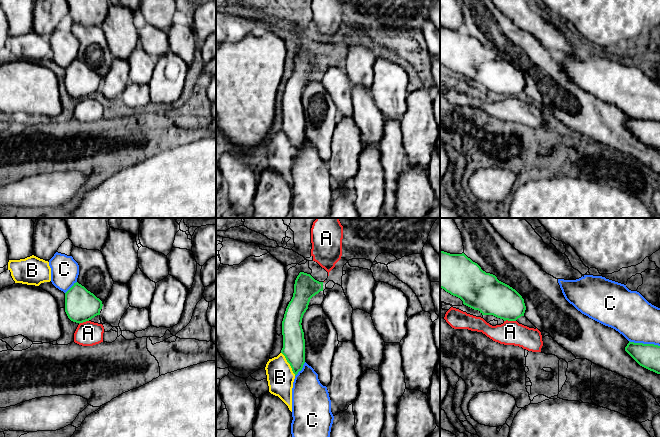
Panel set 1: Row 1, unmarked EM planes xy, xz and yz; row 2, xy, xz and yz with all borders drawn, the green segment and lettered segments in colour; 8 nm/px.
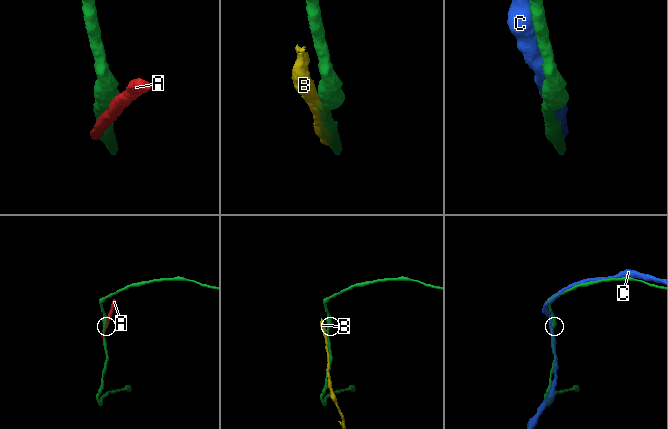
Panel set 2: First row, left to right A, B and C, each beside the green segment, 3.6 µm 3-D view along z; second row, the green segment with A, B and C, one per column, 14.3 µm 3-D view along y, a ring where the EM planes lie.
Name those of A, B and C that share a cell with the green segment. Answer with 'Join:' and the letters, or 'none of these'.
Join: none of these

